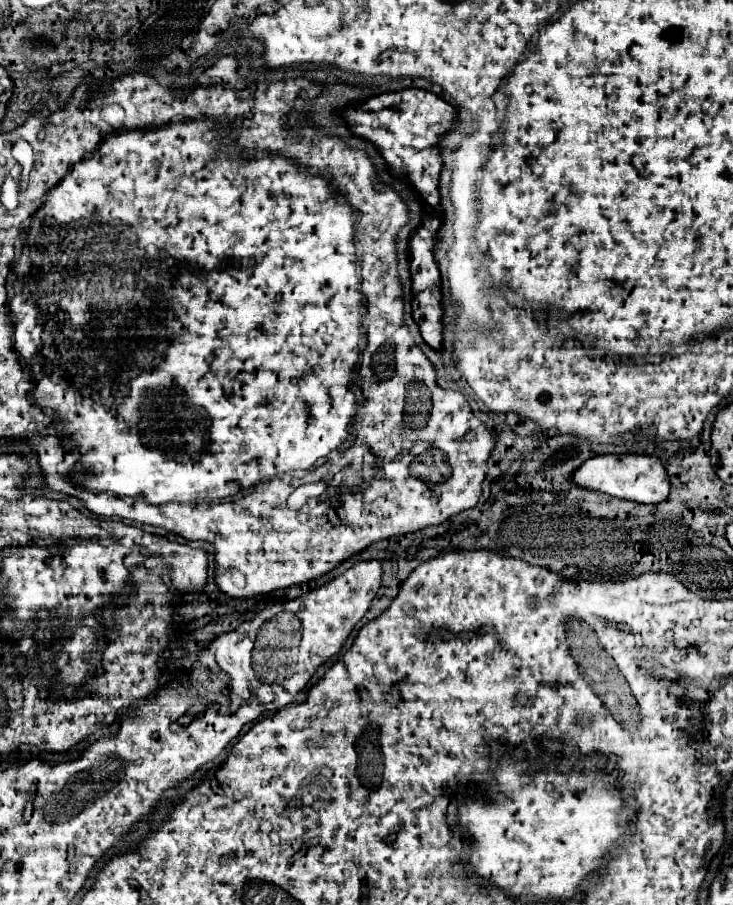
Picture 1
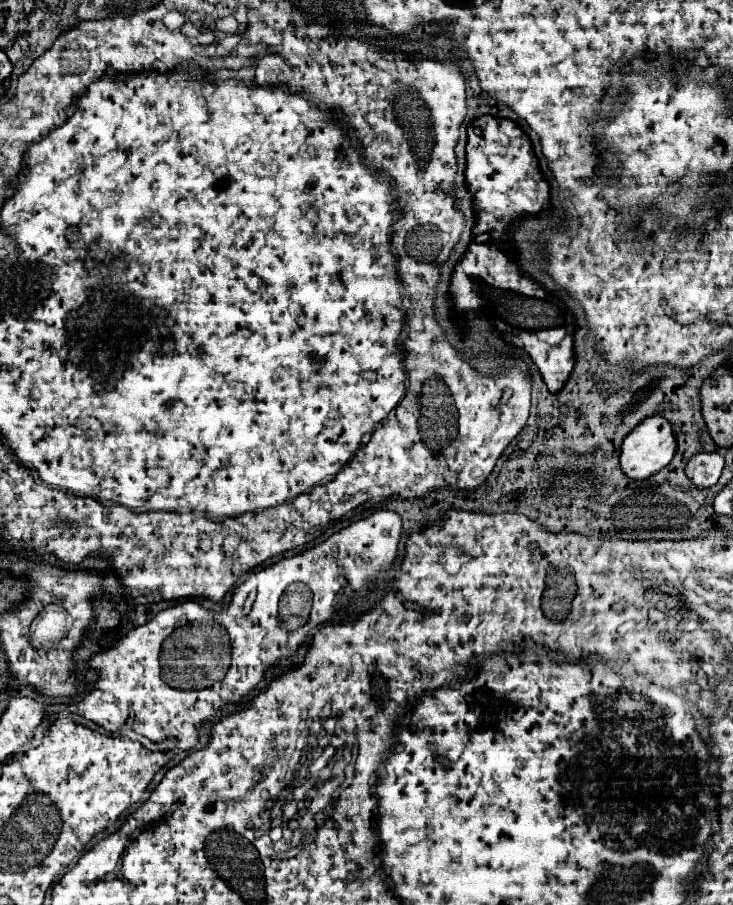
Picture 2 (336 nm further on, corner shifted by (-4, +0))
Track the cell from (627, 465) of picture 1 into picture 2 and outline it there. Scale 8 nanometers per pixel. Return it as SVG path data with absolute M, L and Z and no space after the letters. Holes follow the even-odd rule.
M652 415L644 419L622 443L620 465L630 479L648 479L664 469L676 453L676 439L672 425Z

